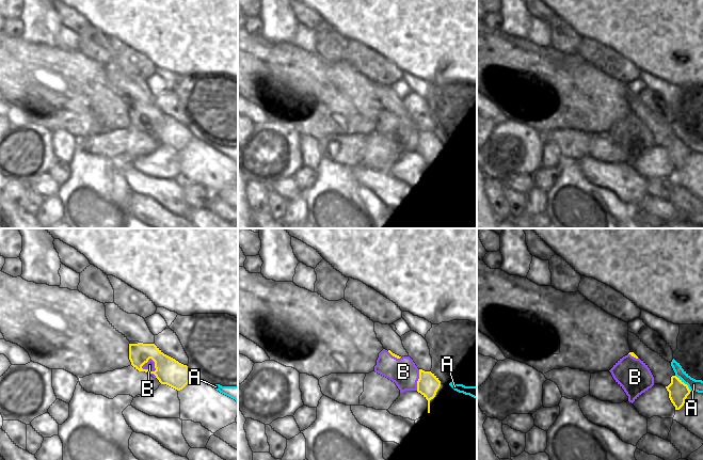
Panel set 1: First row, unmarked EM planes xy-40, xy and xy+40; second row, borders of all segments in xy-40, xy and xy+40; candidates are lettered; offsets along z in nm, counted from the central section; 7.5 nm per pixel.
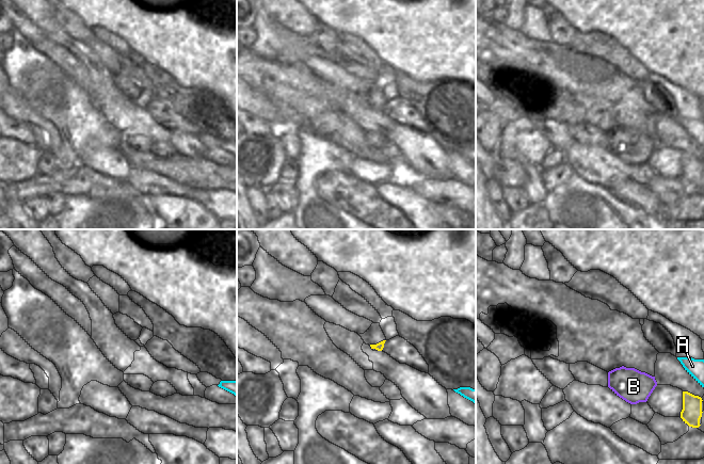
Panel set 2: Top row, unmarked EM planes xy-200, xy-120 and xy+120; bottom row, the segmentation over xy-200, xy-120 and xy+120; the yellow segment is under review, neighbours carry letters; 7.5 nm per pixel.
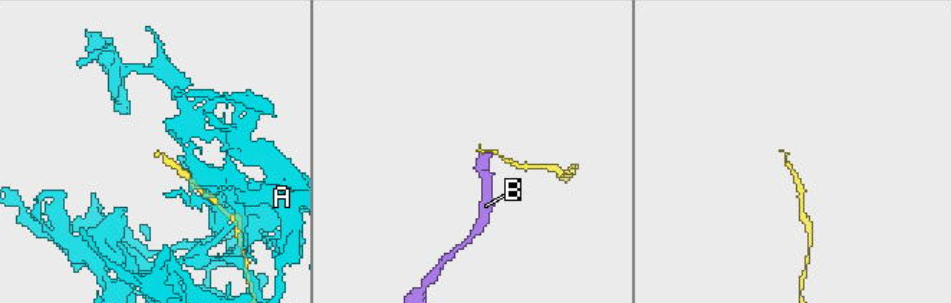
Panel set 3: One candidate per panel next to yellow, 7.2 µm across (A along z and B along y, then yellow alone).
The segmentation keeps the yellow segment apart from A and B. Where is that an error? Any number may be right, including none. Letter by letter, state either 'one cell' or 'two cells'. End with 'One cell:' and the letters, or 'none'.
A: two cells
B: two cells
One cell: none

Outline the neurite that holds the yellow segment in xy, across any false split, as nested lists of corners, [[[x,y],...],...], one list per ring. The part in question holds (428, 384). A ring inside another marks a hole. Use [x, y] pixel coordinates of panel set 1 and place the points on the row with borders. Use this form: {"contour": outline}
{"contour": [[[419,369],[419,379],[417,381],[417,392],[428,400],[428,413],[430,413],[430,400],[436,395],[441,386],[441,381],[431,371]]]}

